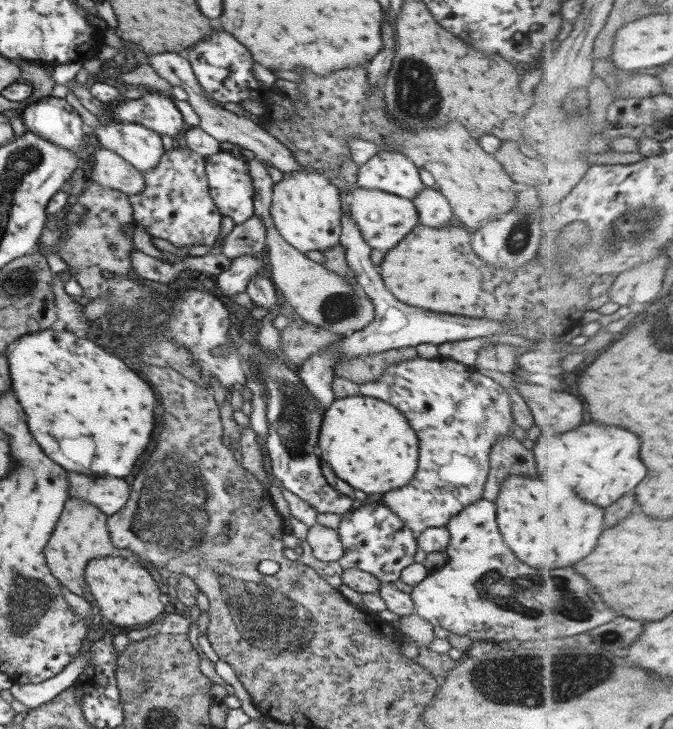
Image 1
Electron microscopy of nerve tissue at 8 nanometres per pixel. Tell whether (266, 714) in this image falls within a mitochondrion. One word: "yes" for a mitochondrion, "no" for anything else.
no

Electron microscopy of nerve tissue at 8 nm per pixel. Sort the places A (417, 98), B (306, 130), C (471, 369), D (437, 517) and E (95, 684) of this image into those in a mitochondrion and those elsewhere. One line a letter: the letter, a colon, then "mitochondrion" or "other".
A: mitochondrion
B: other
C: other
D: other
E: other

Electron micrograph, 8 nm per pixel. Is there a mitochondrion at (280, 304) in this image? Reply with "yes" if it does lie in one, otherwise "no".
no

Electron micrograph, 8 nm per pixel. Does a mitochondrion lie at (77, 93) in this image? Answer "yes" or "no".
no

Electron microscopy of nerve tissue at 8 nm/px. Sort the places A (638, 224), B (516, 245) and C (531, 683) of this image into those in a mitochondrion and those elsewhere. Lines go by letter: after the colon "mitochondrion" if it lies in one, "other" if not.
A: mitochondrion
B: mitochondrion
C: mitochondrion

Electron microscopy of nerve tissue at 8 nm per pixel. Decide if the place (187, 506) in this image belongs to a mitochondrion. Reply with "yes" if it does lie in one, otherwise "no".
yes

